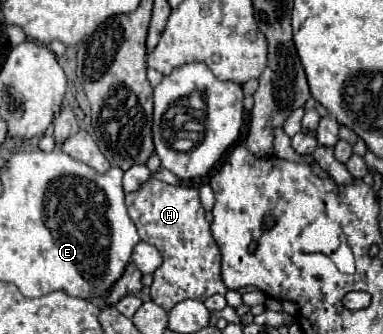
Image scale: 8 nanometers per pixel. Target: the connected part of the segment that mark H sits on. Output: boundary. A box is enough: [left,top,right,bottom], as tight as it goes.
[125,178,227,312]

